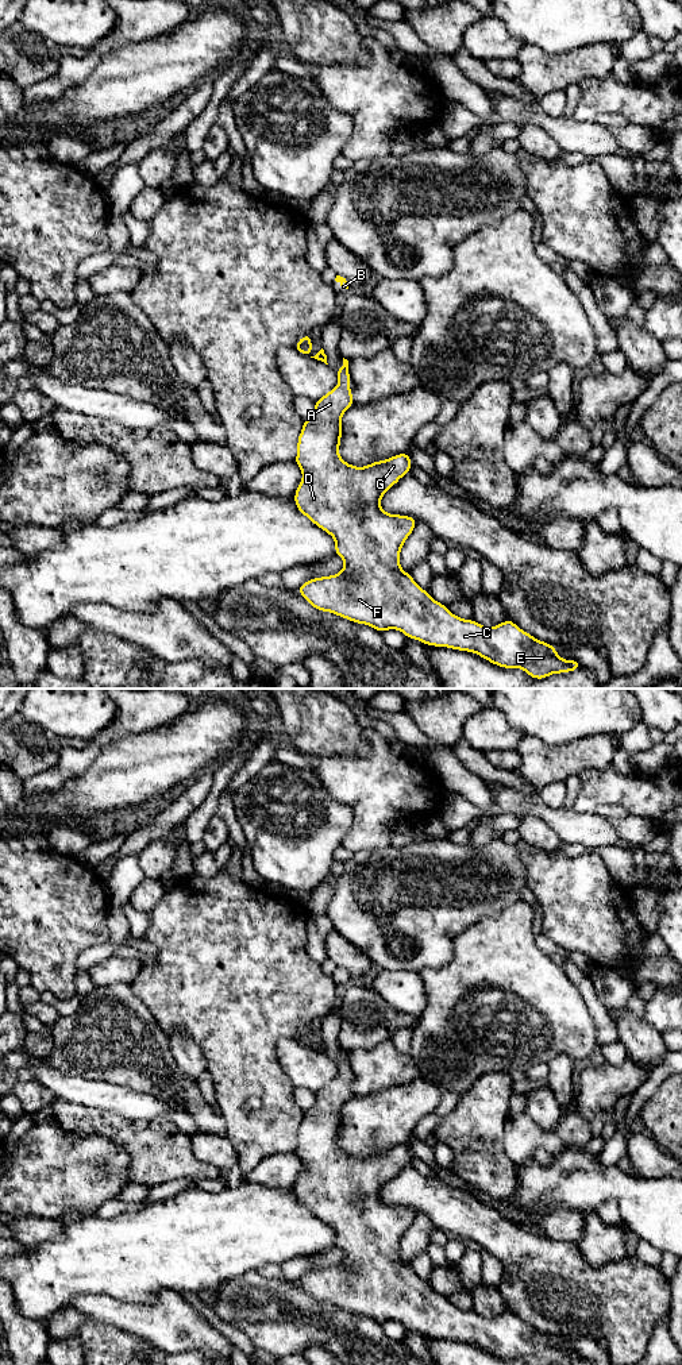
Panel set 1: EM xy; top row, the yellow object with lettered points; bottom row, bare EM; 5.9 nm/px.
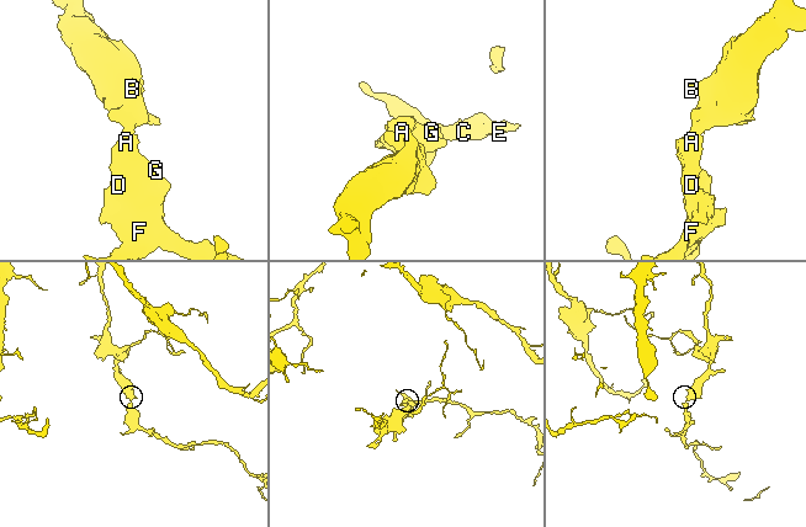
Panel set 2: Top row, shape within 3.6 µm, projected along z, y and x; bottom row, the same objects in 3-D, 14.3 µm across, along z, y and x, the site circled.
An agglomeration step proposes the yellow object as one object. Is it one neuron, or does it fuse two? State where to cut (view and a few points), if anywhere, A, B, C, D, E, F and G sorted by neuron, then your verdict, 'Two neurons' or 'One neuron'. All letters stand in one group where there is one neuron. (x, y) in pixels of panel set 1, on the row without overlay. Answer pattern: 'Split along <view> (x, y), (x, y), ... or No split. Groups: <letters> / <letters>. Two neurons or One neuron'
No split. Groups: A B C D E F G. One neuron

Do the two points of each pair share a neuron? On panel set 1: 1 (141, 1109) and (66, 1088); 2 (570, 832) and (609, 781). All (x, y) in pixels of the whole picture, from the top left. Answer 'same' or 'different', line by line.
1: same
2: different

